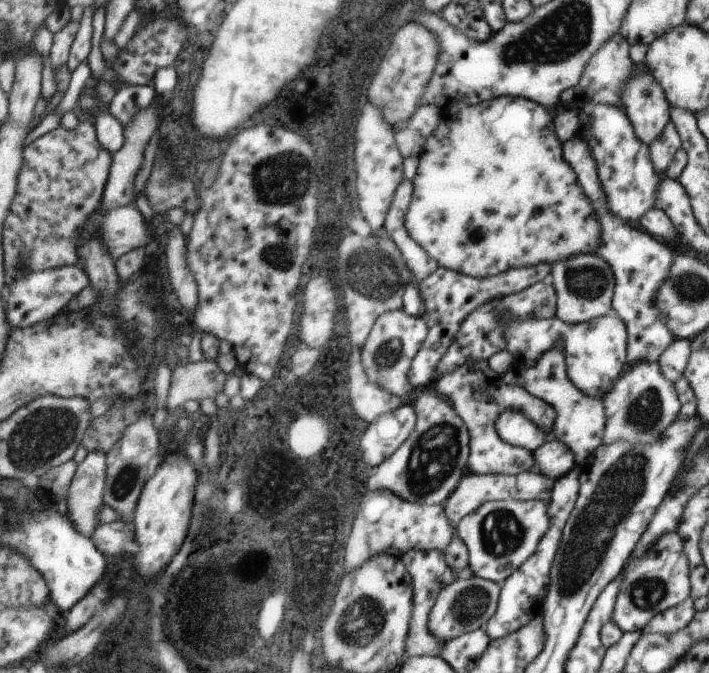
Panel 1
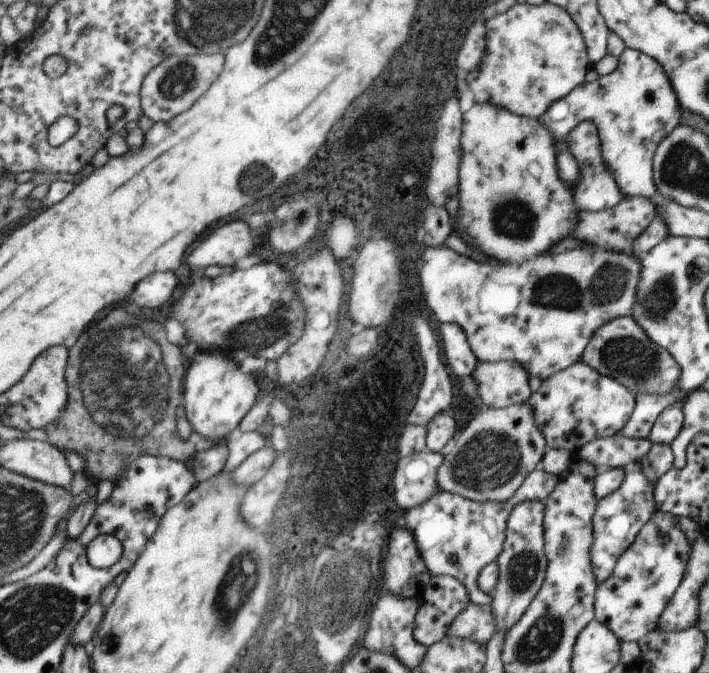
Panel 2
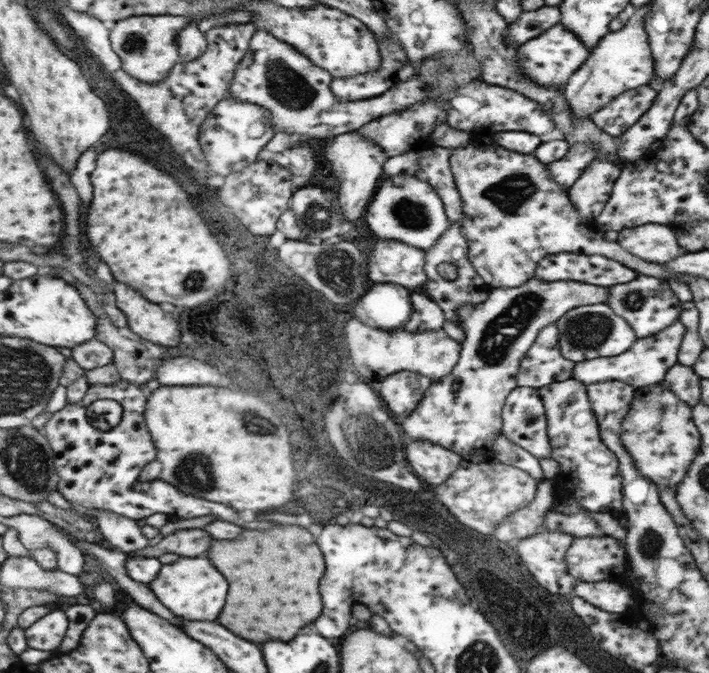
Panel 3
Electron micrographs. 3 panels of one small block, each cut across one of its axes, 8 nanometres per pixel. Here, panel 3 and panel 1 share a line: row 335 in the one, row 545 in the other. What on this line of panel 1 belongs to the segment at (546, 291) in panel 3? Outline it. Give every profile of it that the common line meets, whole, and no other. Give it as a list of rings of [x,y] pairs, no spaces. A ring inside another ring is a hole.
[[[501,500],[501,502],[485,502],[475,512],[469,512],[459,524],[457,524],[457,536],[465,544],[469,554],[469,570],[473,576],[503,584],[509,574],[513,574],[523,560],[527,560],[539,540],[549,530],[549,504],[543,500]]]

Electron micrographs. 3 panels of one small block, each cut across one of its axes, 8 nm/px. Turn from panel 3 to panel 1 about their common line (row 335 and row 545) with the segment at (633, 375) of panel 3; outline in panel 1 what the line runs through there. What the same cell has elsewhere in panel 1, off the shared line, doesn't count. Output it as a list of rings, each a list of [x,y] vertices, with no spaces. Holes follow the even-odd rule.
[[[675,532],[659,540],[659,544],[643,560],[637,560],[625,570],[625,584],[617,596],[613,624],[617,624],[625,634],[643,632],[643,628],[661,612],[675,608],[689,600],[691,596],[691,570],[689,558],[685,554],[685,542]]]

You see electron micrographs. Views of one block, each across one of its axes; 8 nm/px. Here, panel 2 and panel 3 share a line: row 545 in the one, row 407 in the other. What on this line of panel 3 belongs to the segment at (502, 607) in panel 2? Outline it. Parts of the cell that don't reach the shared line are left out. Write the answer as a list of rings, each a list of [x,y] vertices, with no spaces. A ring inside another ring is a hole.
[[[513,388],[501,412],[501,422],[501,434],[507,442],[537,460],[551,460],[545,408],[535,388]]]

